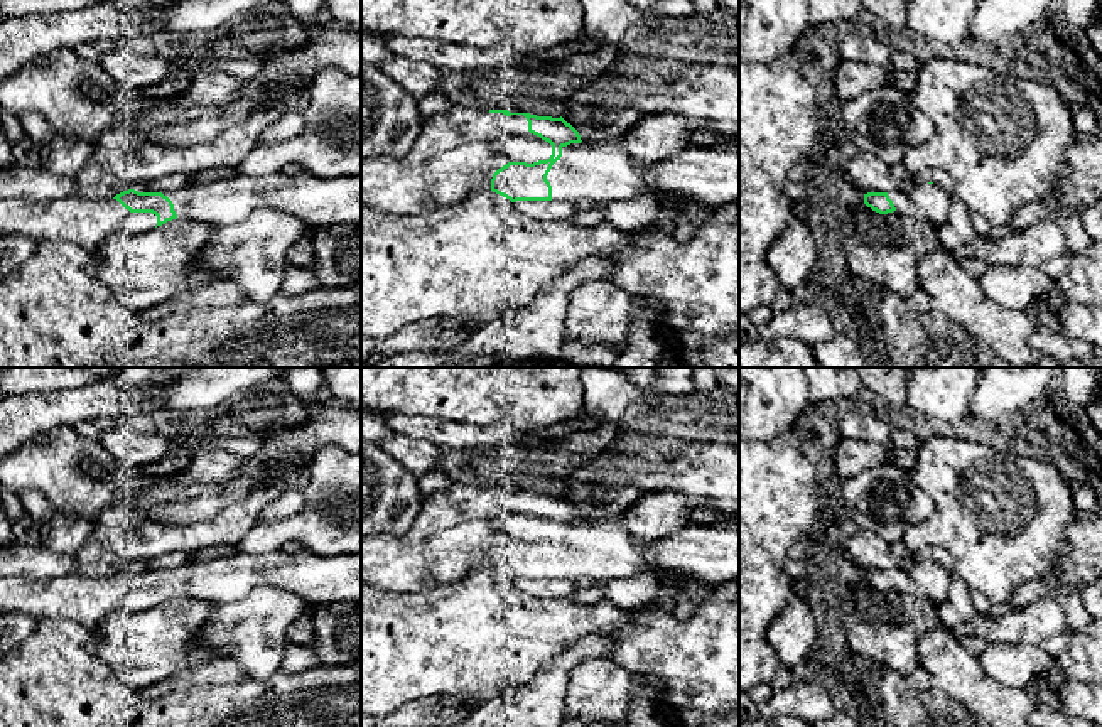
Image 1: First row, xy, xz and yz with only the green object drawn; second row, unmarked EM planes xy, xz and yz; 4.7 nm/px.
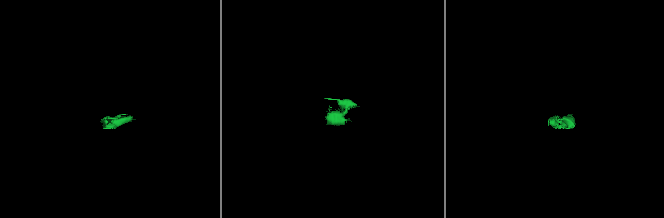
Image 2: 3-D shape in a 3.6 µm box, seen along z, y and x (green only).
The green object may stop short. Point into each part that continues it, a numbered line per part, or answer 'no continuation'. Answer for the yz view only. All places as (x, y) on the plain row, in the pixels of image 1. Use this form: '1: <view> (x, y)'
1: yz (927, 581)

